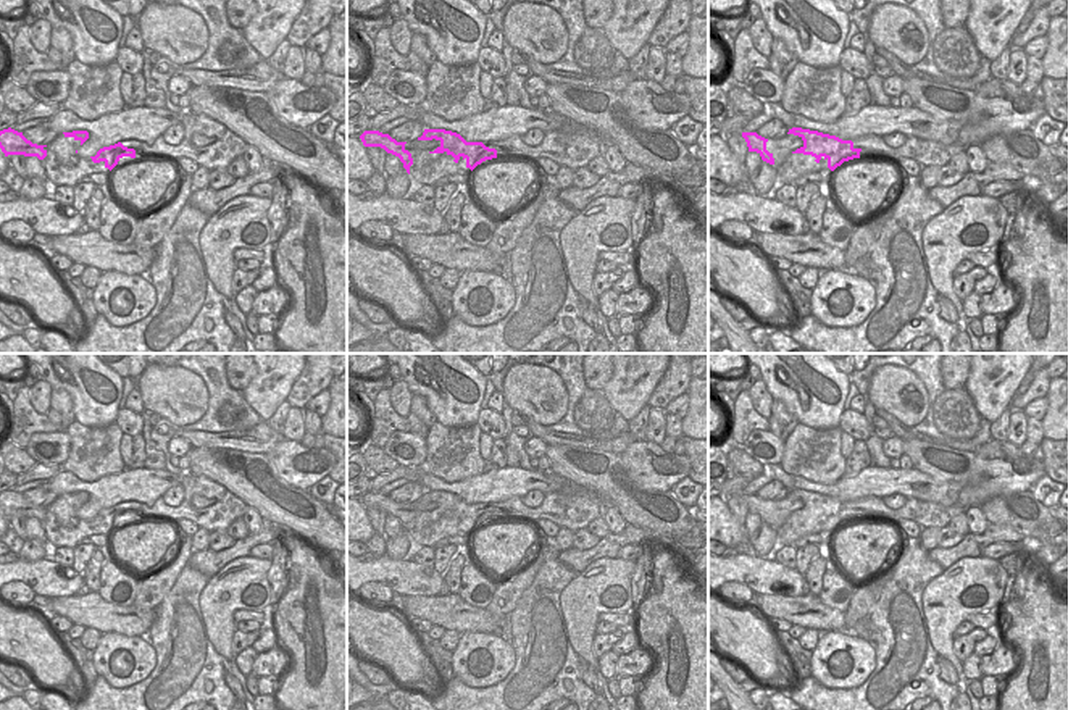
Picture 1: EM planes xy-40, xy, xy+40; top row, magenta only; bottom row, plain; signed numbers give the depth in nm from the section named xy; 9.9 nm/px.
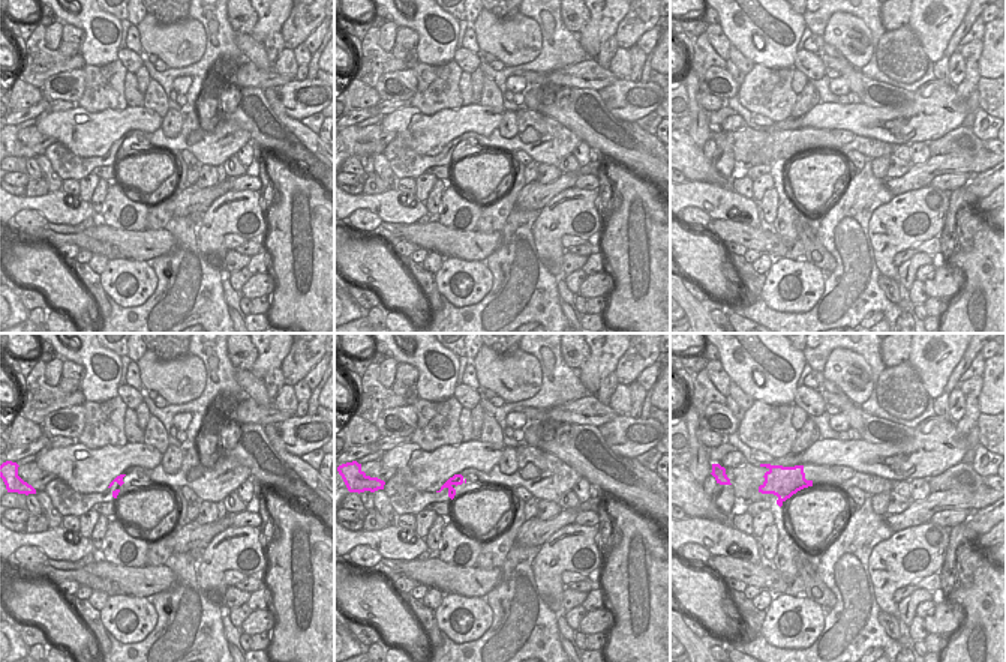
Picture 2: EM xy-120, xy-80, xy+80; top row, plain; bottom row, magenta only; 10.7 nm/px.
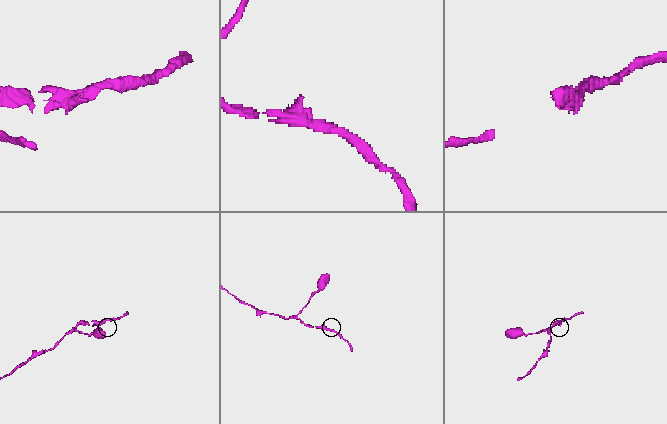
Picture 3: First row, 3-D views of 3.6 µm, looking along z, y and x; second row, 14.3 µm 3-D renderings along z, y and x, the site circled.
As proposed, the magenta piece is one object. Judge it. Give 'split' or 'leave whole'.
leave whole

